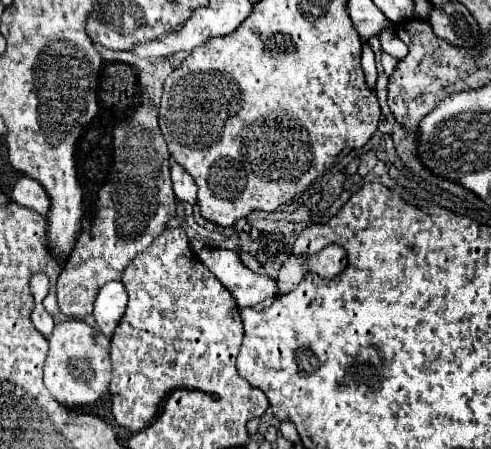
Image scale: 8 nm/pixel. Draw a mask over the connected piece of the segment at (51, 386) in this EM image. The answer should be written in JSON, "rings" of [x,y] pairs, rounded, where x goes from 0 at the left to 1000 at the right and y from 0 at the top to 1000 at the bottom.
{"rings":[[[165,710],[118,719],[98,751],[102,782],[90,808],[90,857],[102,880],[130,906],[163,906],[191,898],[224,857],[224,755],[196,742]]]}

